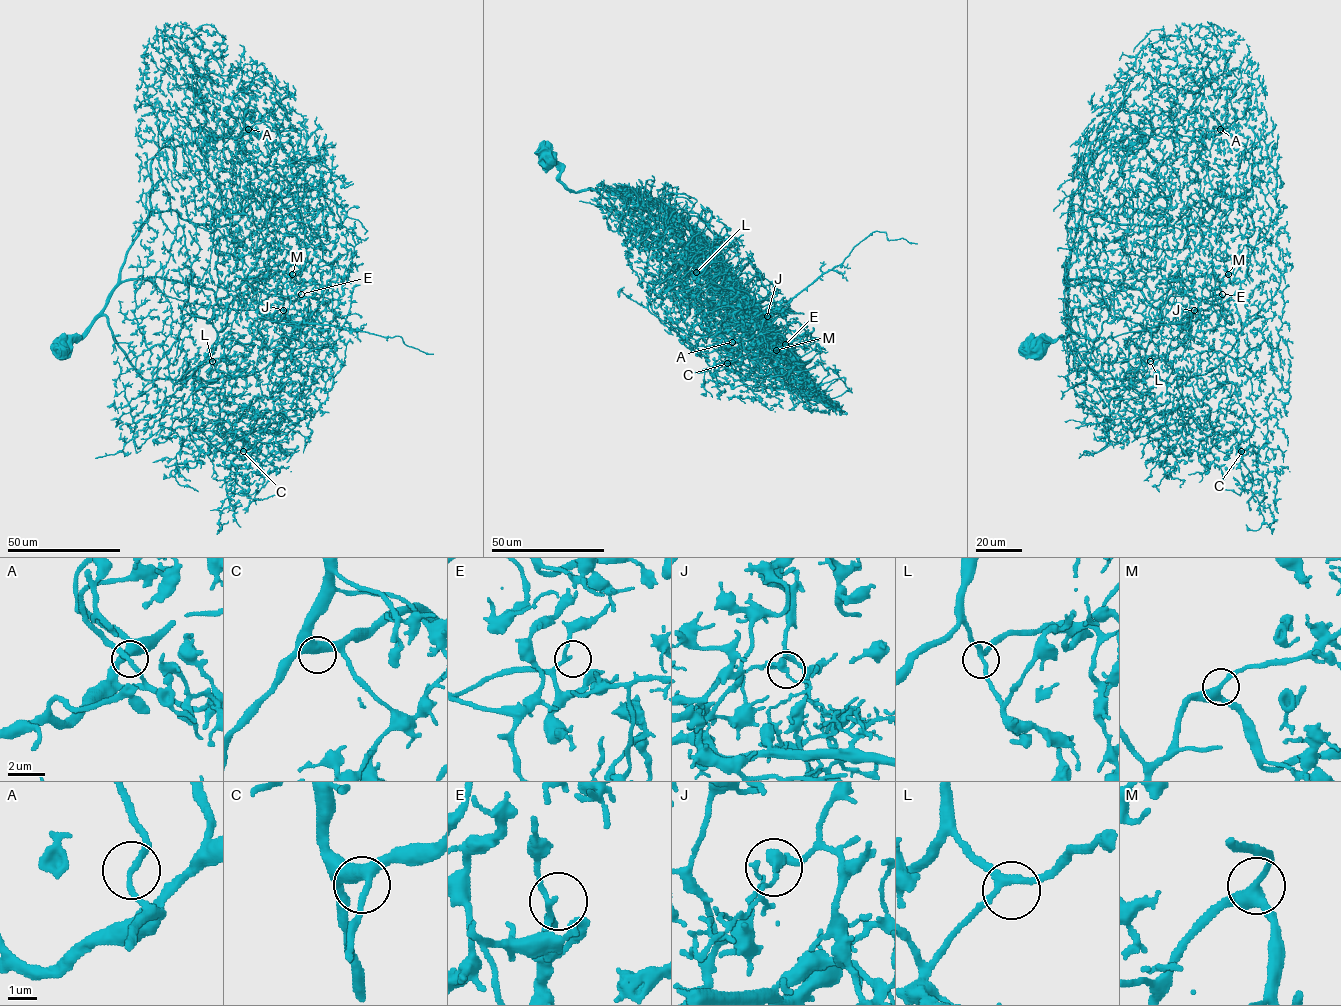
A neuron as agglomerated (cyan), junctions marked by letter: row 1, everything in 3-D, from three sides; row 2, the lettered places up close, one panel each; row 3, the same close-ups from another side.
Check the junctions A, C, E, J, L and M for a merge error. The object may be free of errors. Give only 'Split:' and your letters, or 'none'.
Split: J

